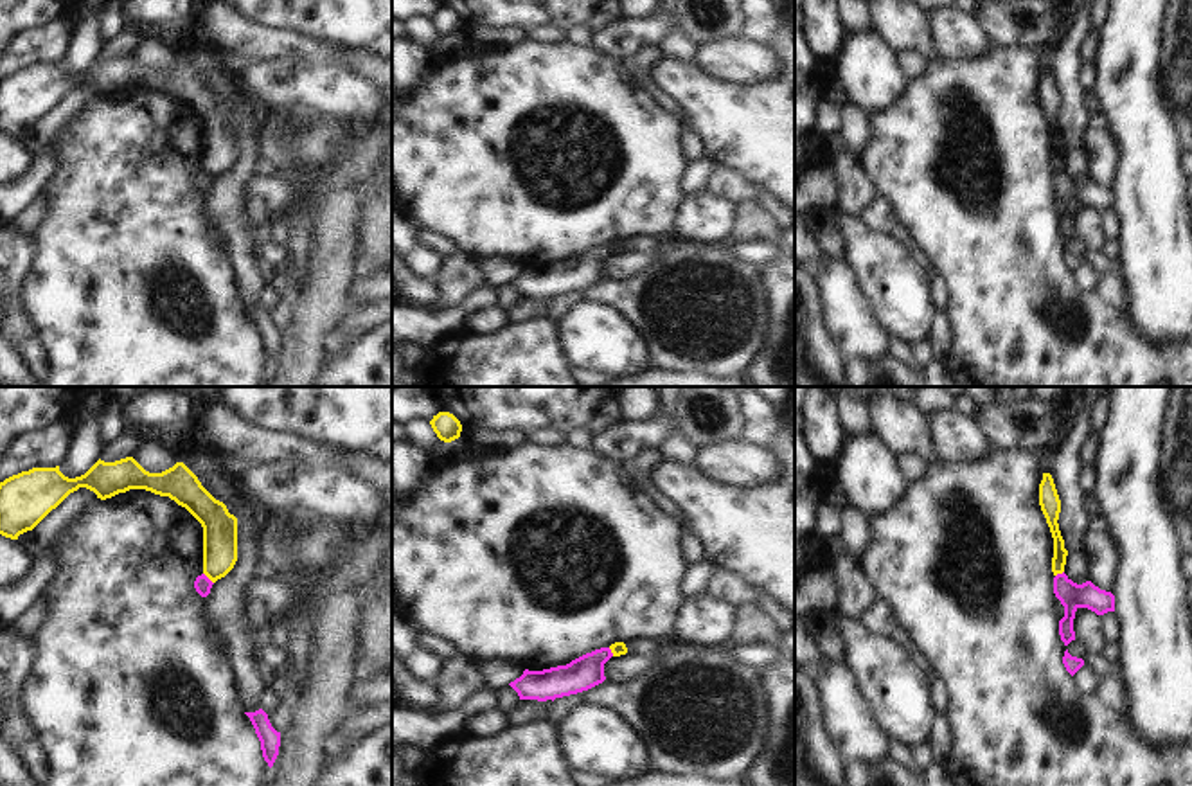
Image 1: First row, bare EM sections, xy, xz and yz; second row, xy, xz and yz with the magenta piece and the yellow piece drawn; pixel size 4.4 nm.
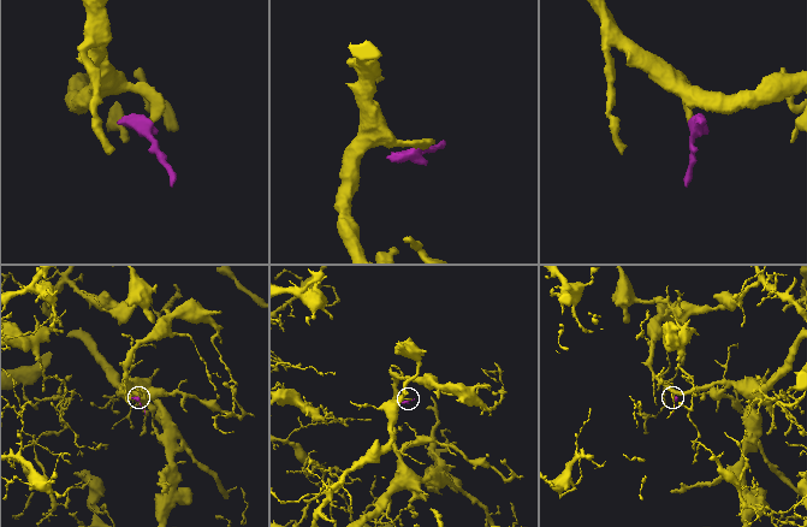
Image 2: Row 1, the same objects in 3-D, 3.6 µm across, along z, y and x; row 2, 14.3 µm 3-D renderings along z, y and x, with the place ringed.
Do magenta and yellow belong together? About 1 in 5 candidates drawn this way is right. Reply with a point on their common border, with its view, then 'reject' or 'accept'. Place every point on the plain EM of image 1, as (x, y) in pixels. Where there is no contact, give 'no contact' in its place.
xy (207, 175) | reject

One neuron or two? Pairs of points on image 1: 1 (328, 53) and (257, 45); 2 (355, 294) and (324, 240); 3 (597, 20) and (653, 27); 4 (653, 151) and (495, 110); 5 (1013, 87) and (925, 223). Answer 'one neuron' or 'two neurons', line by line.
1: one neuron
2: two neurons
3: two neurons
4: one neuron
5: one neuron

